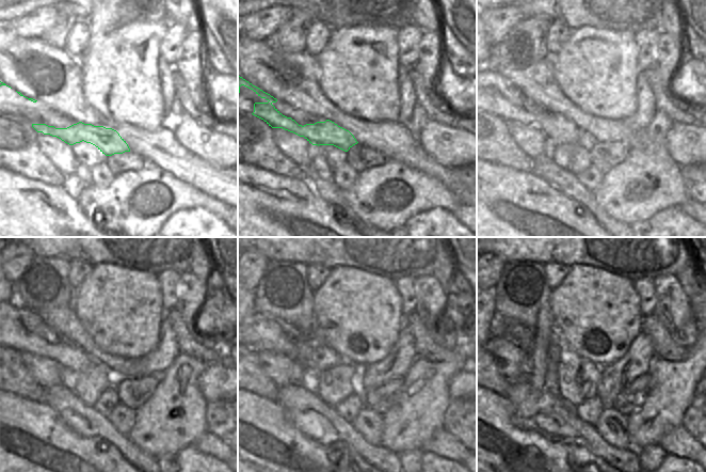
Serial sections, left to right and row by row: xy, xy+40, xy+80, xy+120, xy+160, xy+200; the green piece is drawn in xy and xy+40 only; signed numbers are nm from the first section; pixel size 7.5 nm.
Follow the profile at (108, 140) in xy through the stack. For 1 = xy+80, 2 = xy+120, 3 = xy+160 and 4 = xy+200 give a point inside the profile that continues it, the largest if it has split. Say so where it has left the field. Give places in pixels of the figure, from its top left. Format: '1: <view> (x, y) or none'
1: xy+80 (518, 108)
2: xy+120 (43, 342)
3: xy+160 (283, 337)
4: xy+200 (524, 336)

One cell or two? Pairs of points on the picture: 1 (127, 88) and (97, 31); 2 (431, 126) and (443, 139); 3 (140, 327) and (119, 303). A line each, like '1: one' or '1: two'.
1: two
2: one
3: one

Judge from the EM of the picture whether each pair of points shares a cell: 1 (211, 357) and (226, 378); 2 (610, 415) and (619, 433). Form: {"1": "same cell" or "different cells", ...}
{"1": "different cells", "2": "same cell"}

